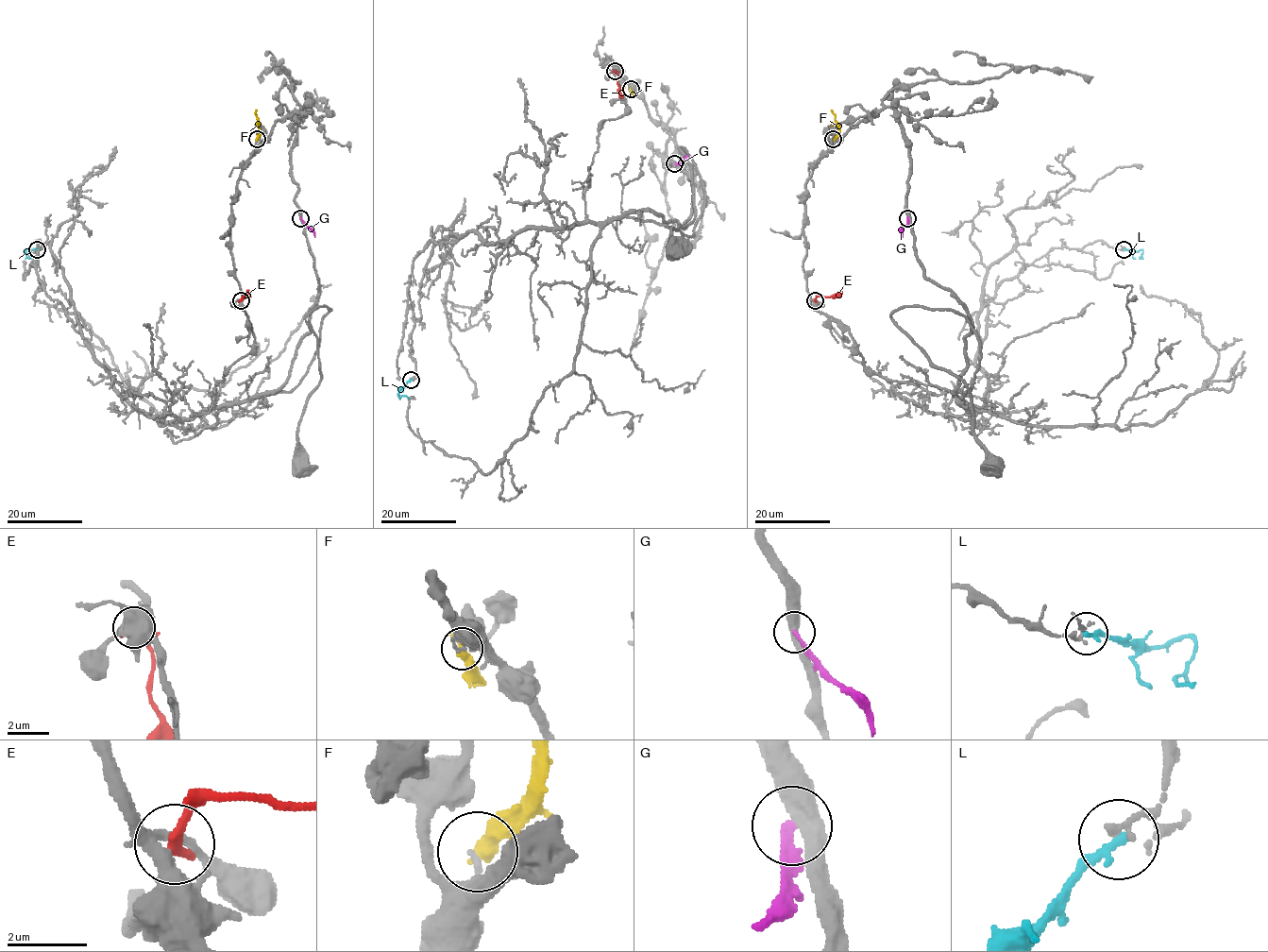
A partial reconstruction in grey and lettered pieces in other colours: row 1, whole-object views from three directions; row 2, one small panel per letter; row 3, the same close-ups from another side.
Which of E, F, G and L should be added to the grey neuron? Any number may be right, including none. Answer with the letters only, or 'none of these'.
none of these

